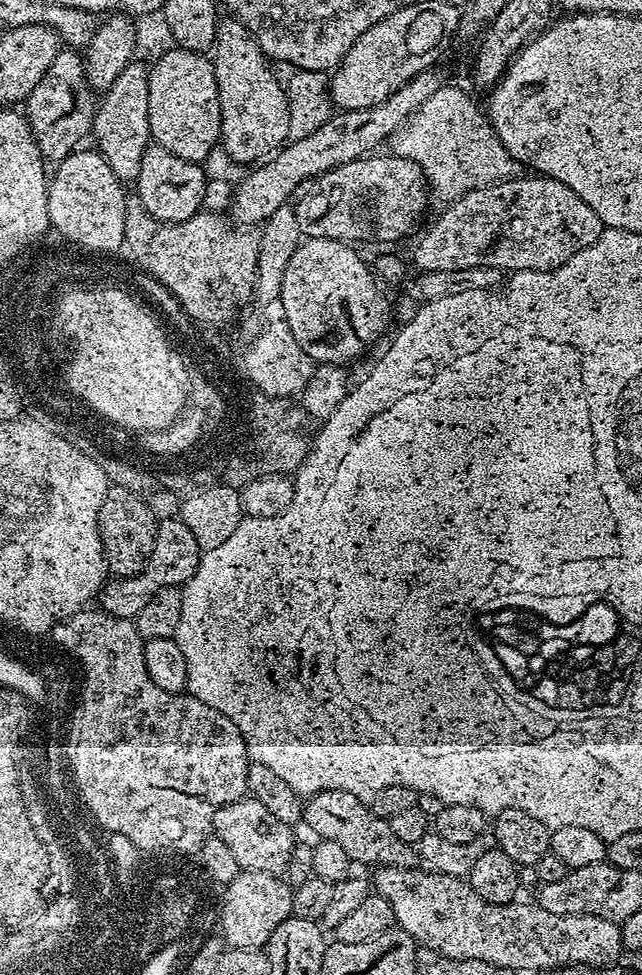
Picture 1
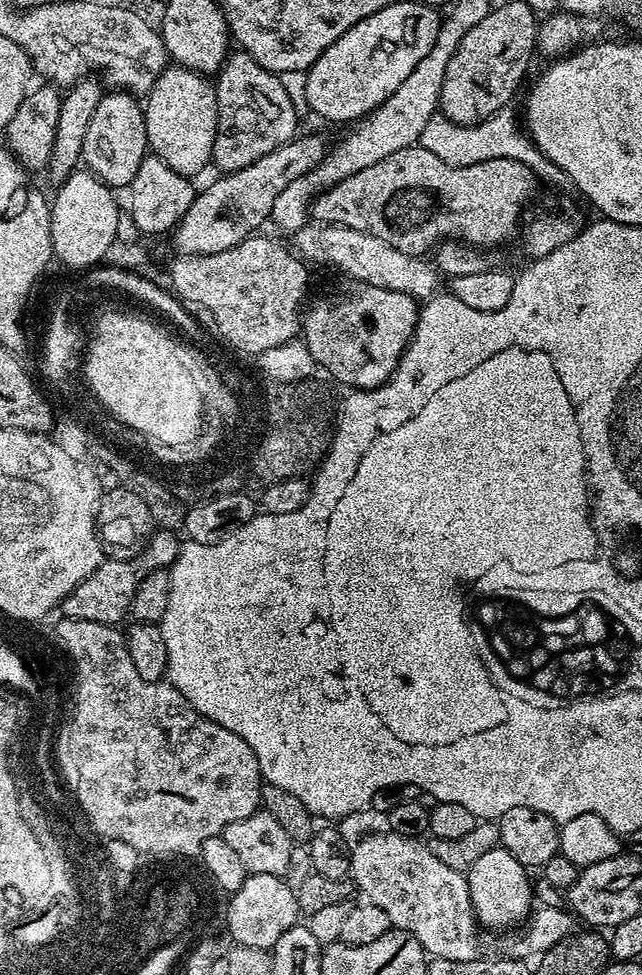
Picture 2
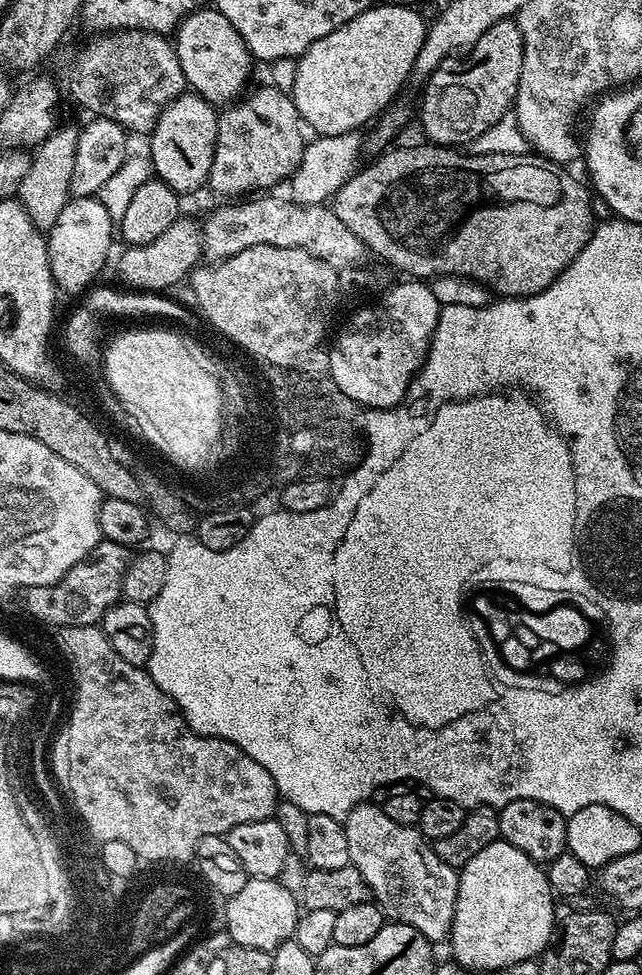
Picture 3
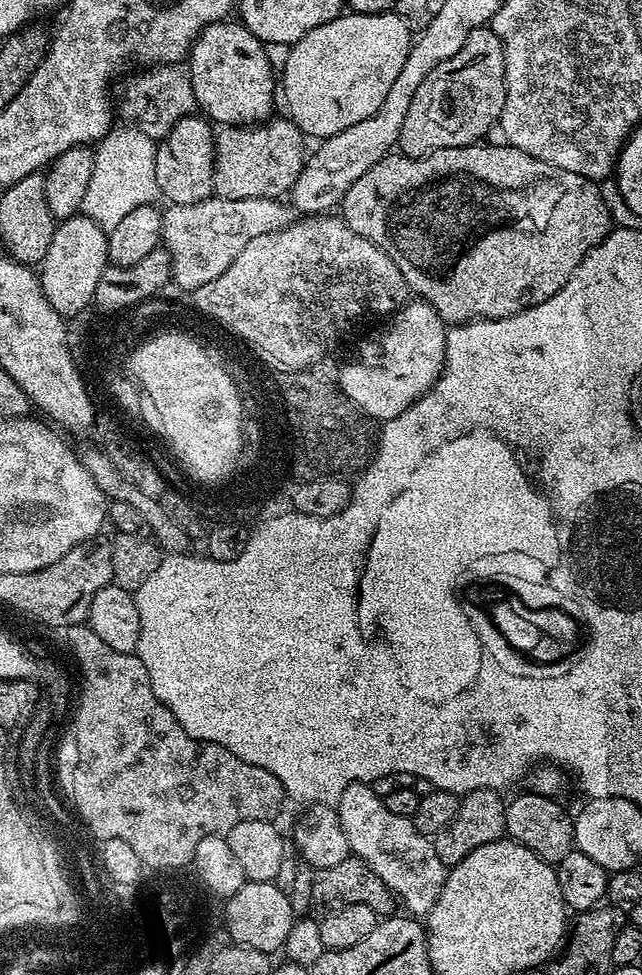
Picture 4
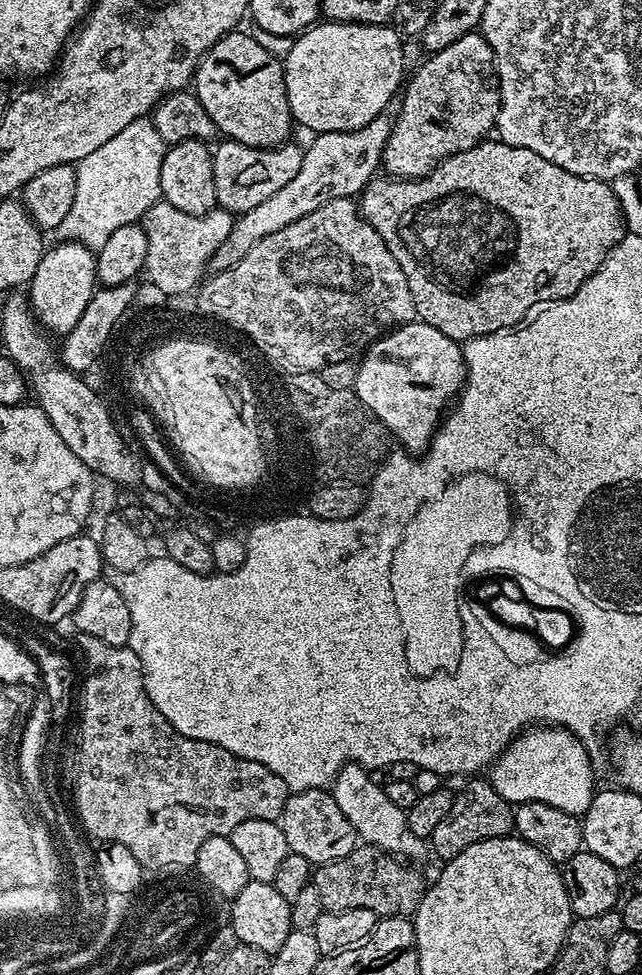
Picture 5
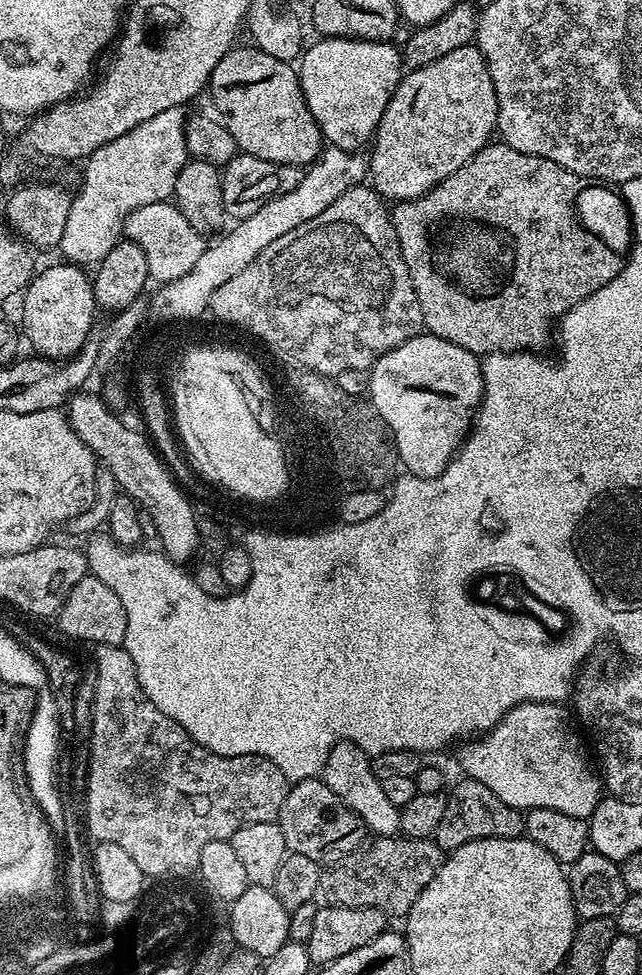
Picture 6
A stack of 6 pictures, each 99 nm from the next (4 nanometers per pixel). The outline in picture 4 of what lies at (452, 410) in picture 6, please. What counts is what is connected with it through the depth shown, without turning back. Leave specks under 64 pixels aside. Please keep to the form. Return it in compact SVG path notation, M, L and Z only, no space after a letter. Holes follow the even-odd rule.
M412 298L405 303L404 307L393 312L390 322L381 332L368 336L360 344L356 357L340 372L338 387L347 394L362 411L369 413L377 421L387 420L392 422L397 416L407 412L415 400L426 395L434 386L434 382L440 376L444 368L446 358L446 338L448 333L446 325L439 314L424 300Z

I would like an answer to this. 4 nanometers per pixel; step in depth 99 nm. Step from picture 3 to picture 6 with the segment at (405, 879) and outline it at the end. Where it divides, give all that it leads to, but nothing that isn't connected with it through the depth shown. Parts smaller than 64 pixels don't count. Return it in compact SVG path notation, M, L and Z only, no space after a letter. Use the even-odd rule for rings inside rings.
M347 742L336 744L326 758L322 779L326 786L330 786L330 790L334 790L334 794L338 794L338 798L342 798L347 808L362 818L365 829L372 836L395 836L399 833L400 810L394 806L394 802L386 799L373 761L358 745Z

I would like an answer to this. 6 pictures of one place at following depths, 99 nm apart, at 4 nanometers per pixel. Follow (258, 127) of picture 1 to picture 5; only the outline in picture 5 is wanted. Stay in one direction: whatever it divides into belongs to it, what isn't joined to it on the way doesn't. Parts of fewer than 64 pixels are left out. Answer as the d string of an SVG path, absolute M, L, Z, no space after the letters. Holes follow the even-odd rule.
M227 138L219 142L221 144L215 145L212 154L216 203L230 213L254 210L254 206L266 202L270 194L282 190L282 186L286 186L295 178L298 170L302 170L304 148L293 142L285 142L276 148L255 148Z

